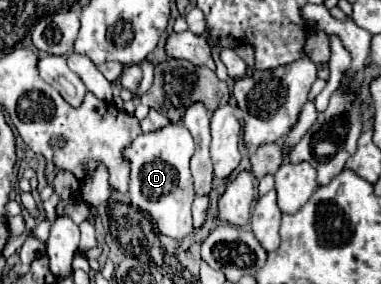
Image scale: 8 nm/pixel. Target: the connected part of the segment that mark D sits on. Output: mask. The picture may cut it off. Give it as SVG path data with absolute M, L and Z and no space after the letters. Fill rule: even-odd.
M167 125L153 133L143 133L127 147L131 163L129 197L131 205L147 211L157 223L159 231L171 239L183 239L193 231L191 203L195 199L189 159L195 151L195 141L183 125Z

